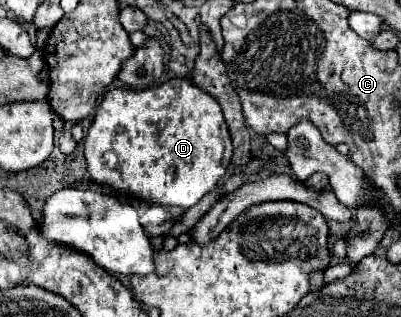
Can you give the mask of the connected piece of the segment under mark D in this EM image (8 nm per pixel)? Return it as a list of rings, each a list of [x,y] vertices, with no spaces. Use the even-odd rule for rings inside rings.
[[[172,78],[146,90],[112,88],[100,102],[92,126],[84,138],[84,158],[94,184],[124,198],[162,206],[194,206],[206,192],[218,186],[232,156],[232,142],[220,104],[186,78]]]

